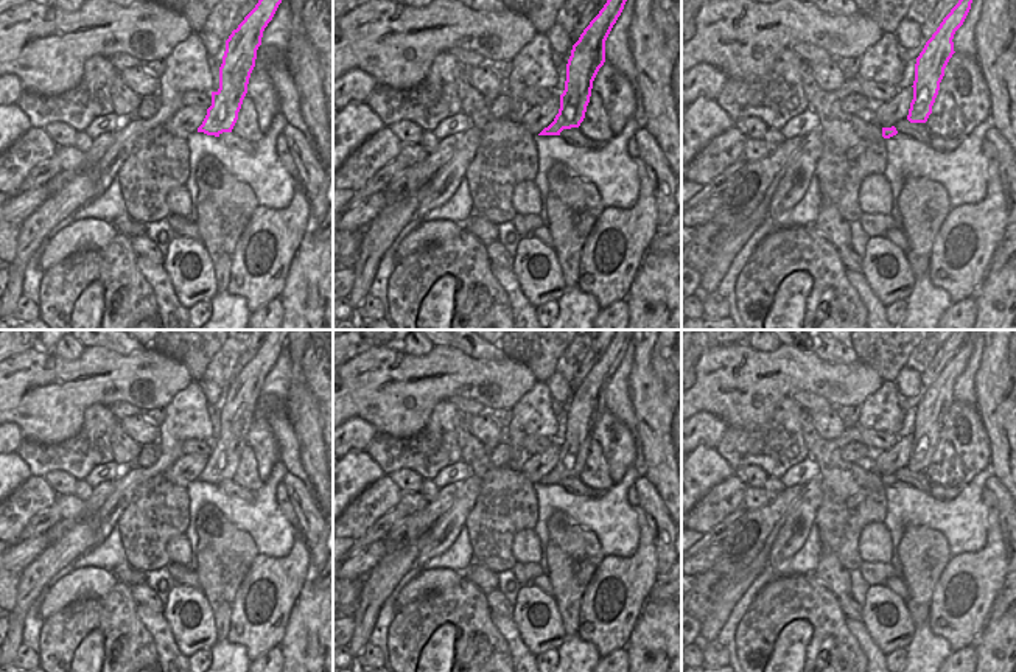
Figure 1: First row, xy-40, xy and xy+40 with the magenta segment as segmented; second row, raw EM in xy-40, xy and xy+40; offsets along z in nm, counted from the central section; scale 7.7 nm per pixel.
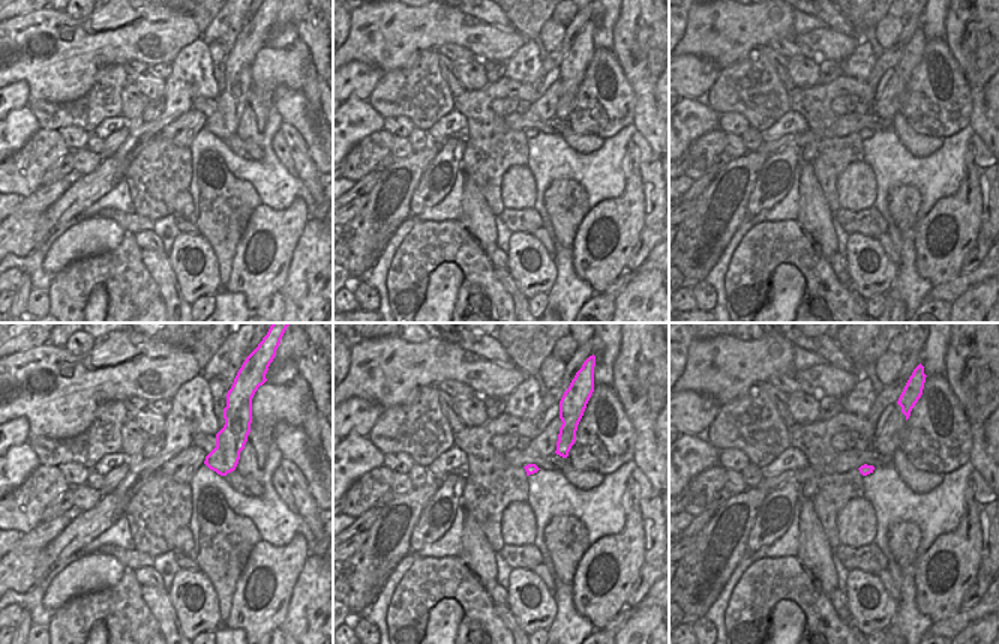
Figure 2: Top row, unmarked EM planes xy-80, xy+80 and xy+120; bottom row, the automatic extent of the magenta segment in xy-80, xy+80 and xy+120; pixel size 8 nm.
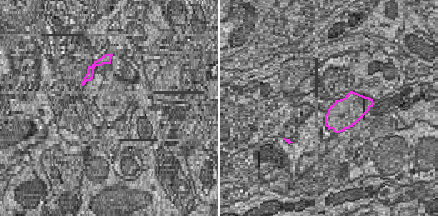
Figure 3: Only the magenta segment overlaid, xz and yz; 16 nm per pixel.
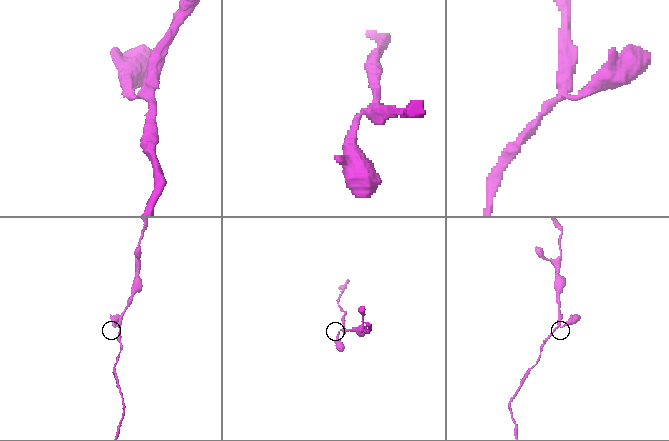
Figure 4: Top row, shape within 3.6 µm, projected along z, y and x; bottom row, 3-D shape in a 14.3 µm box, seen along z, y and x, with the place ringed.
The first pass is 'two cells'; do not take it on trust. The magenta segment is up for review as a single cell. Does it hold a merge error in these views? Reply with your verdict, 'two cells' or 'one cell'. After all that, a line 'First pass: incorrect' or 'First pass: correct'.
one cell
First pass: incorrect

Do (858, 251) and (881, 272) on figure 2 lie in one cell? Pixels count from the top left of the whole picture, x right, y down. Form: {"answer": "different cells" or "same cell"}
{"answer": "same cell"}

